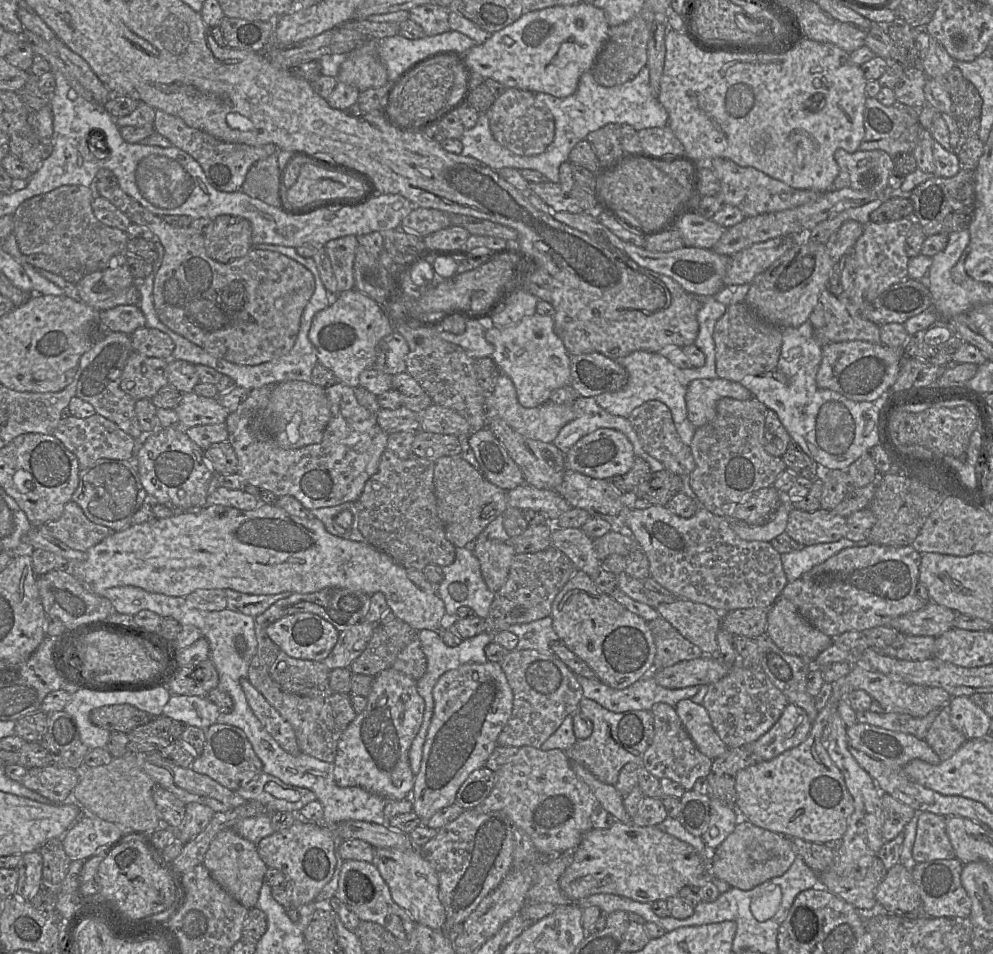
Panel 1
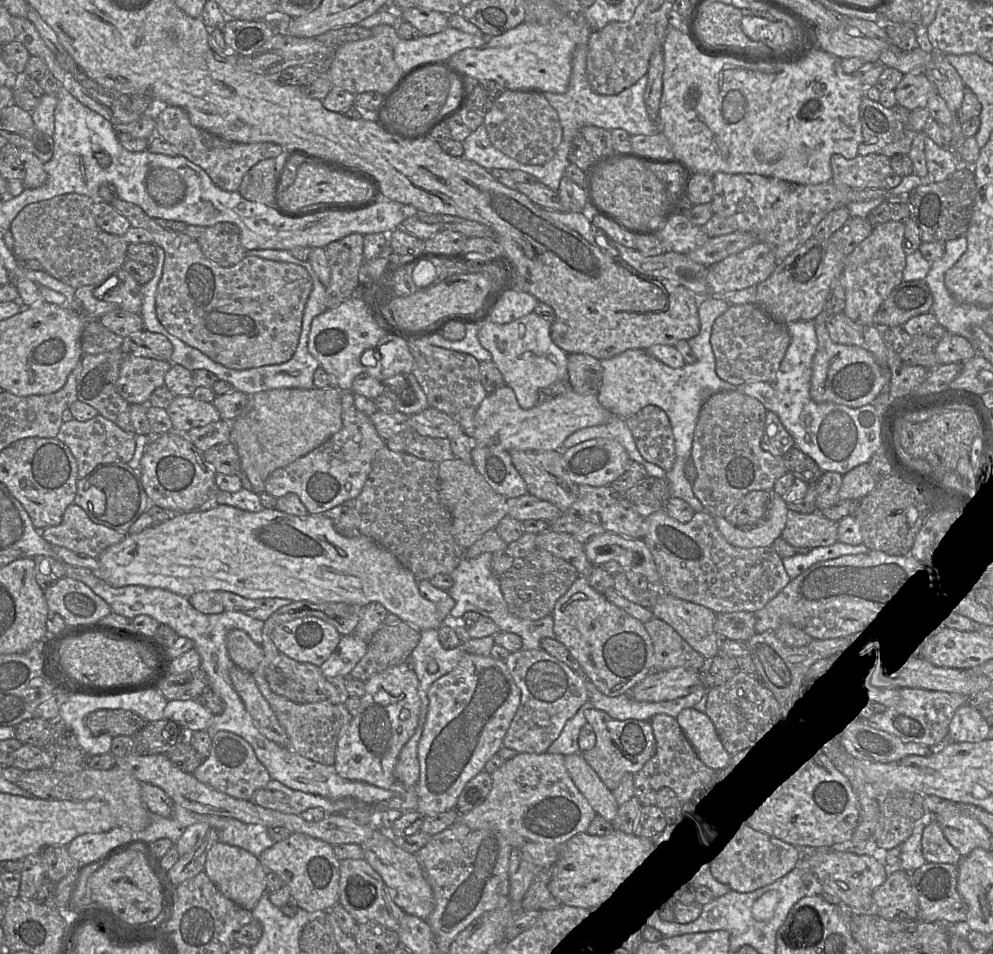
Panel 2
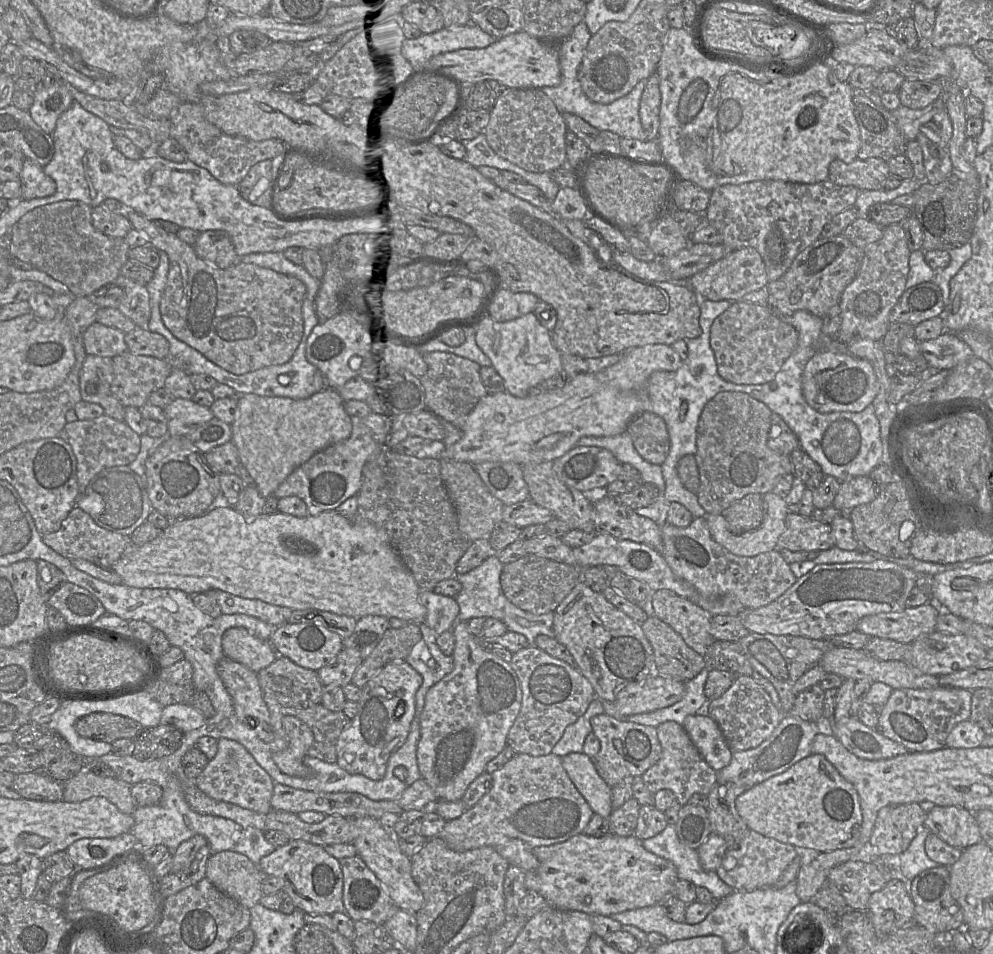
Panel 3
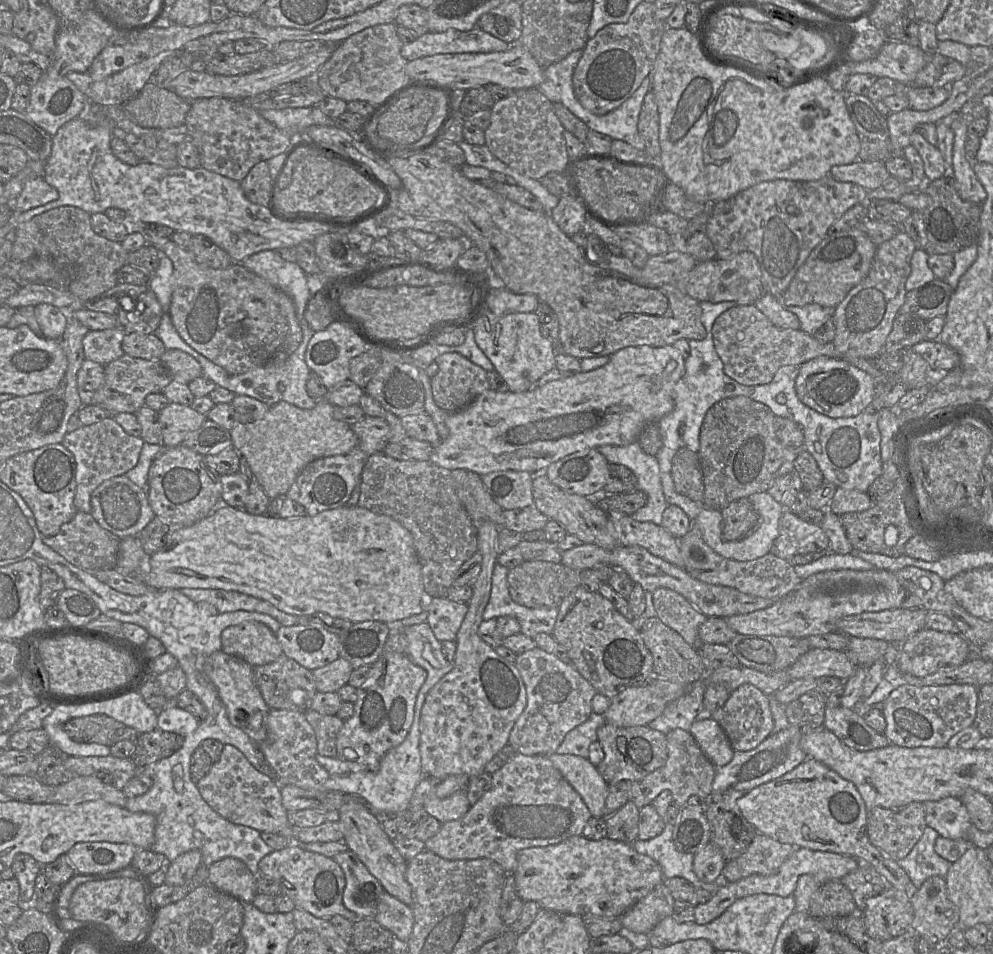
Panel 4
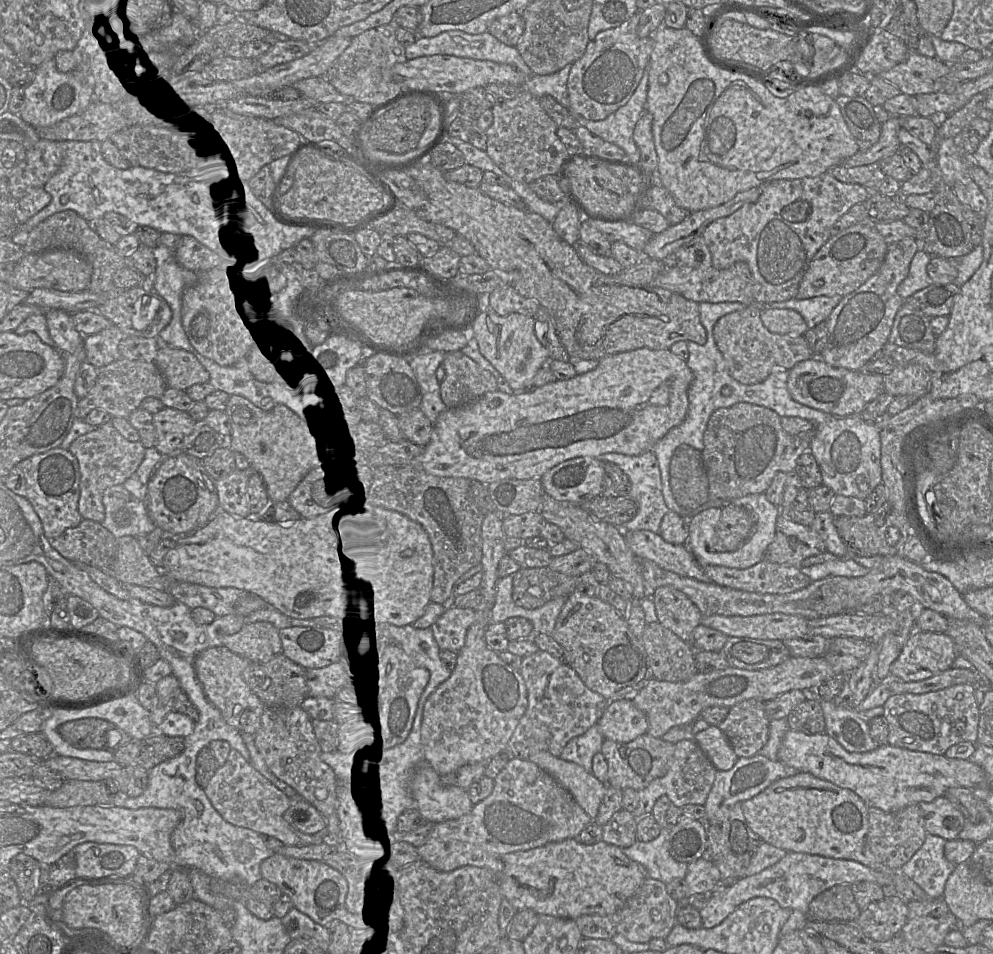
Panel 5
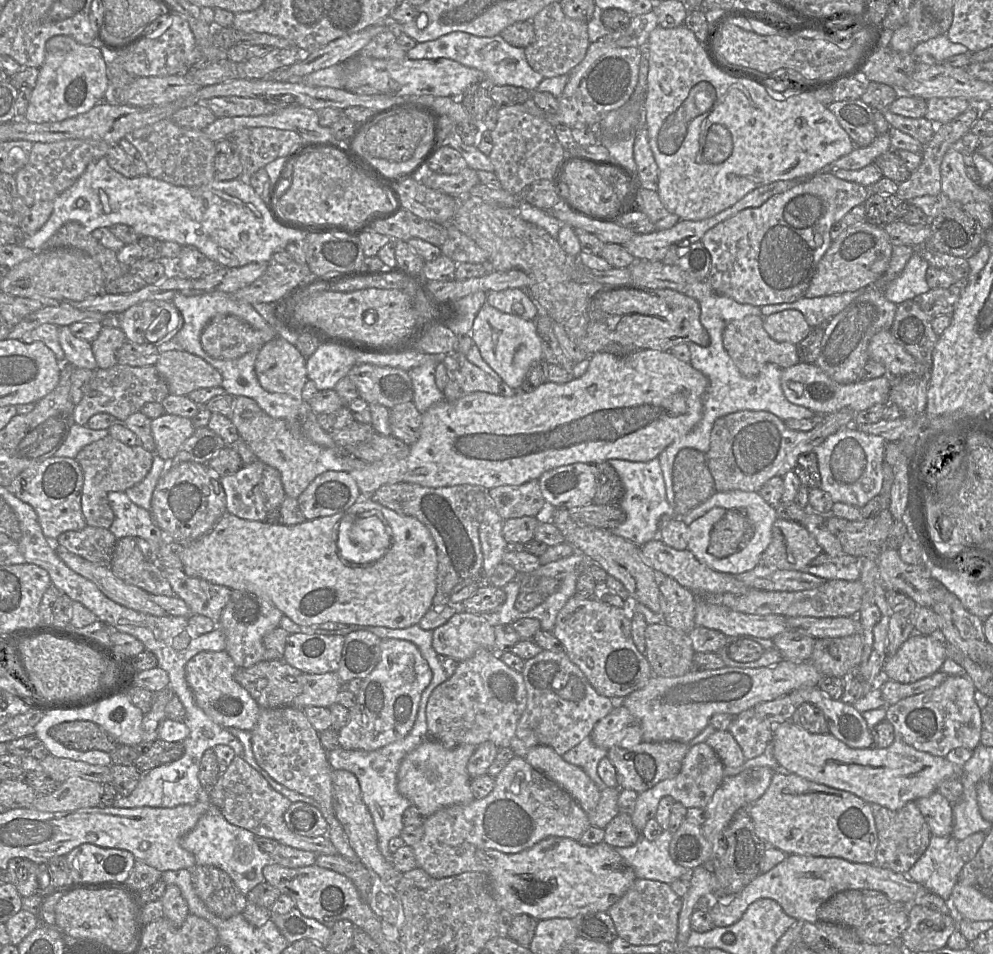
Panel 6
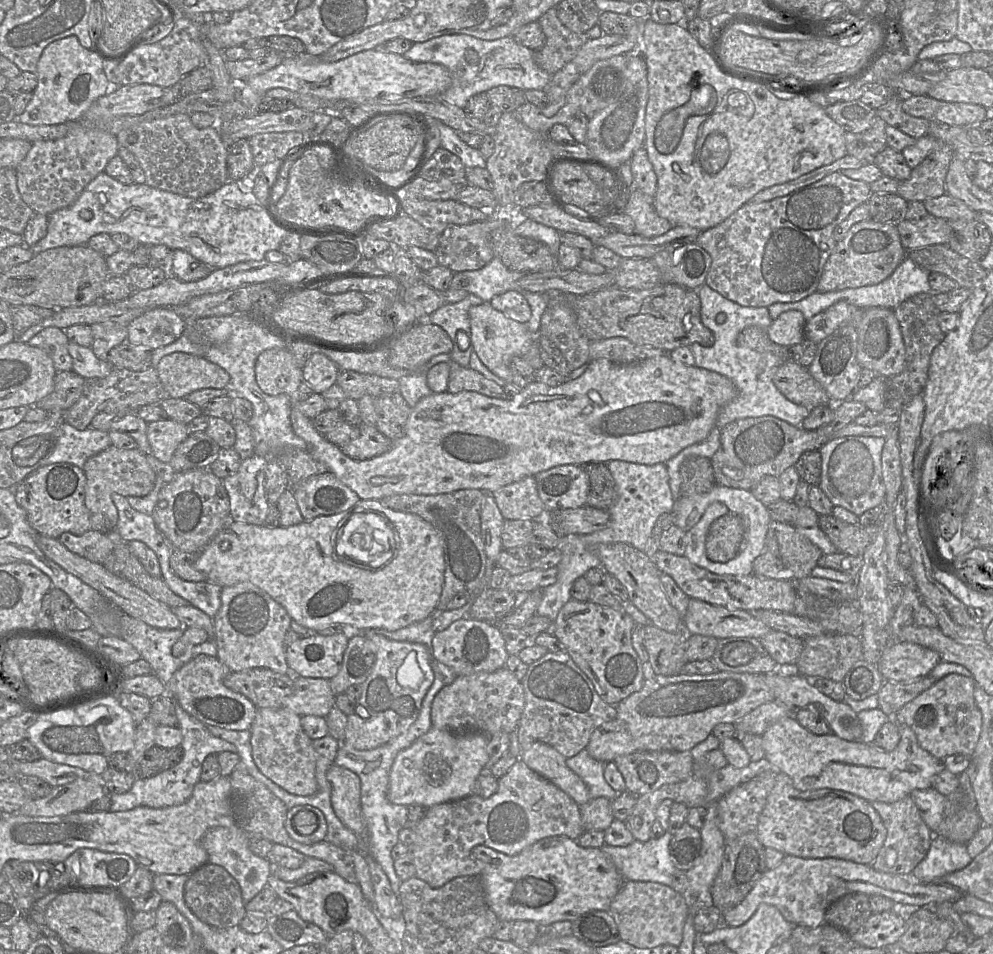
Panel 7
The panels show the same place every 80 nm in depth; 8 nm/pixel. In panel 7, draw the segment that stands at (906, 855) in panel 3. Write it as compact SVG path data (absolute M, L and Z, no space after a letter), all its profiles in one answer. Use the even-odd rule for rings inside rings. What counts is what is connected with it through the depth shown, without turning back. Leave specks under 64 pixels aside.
M933 835L927 855L913 869L911 878L921 883L937 883L946 874L963 869L971 861L965 845Z

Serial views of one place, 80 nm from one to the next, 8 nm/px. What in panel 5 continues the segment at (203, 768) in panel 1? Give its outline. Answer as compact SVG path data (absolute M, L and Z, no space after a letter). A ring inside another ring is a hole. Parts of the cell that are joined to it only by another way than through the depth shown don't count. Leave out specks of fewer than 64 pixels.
M233 748L224 765L216 769L203 790L218 813L233 825L251 829L260 835L272 836L284 845L331 843L327 837L322 839L320 836L304 834L290 826L284 819L284 813L290 807L290 799Z

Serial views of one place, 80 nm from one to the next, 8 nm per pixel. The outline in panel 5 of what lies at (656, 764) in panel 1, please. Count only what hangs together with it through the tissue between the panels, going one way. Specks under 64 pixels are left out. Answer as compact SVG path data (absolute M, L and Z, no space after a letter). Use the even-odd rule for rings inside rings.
M681 740L675 744L672 764L665 776L653 780L647 787L637 791L639 804L633 812L636 819L652 813L658 798L666 795L672 804L683 808L688 804L705 805L715 781L717 769L694 740Z

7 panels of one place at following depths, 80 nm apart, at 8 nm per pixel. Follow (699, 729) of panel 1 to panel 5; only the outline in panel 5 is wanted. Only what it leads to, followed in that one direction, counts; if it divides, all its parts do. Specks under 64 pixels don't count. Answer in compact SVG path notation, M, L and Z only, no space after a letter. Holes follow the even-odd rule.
M710 725L698 732L694 741L717 770L728 771L738 760L738 756L718 726Z

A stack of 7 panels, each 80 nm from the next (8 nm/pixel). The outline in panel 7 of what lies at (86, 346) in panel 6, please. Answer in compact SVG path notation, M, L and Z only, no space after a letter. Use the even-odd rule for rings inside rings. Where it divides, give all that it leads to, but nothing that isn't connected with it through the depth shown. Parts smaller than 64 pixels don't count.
M69 341L68 351L73 360L73 371L85 379L105 378L114 368L108 361L98 359L91 347Z

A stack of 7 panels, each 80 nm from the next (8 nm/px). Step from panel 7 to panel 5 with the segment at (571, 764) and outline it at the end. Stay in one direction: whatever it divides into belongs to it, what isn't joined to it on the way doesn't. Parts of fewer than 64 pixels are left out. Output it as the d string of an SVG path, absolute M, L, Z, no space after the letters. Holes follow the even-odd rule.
M595 724L584 734L571 739L559 757L574 762L582 766L588 773L593 774L592 759L596 753L601 752L603 741L604 737Z

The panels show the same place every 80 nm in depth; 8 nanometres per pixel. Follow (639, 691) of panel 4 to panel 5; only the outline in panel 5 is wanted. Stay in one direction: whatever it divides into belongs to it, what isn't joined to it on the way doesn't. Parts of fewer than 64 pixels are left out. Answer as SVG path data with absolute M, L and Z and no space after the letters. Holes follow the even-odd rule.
M631 698L612 700L597 722L604 739L628 743L647 733L648 719Z

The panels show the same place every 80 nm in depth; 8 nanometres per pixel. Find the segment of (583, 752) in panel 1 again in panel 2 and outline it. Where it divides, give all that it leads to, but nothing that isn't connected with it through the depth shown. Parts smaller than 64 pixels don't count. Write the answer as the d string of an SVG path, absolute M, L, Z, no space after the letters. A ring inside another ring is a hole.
M594 707L585 711L585 717L595 733L596 743L592 749L580 753L611 791L626 773L637 774L655 754L656 741L650 721L617 720Z

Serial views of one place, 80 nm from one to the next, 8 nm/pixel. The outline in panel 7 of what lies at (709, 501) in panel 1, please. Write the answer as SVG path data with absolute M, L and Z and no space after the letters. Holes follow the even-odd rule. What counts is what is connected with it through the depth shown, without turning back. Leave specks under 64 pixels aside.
M847 399L834 405L833 420L816 430L795 427L773 416L741 418L721 429L720 446L710 459L716 484L750 490L765 476L779 476L787 468L795 466L800 456L811 450L819 450L834 434L868 408L861 402Z

